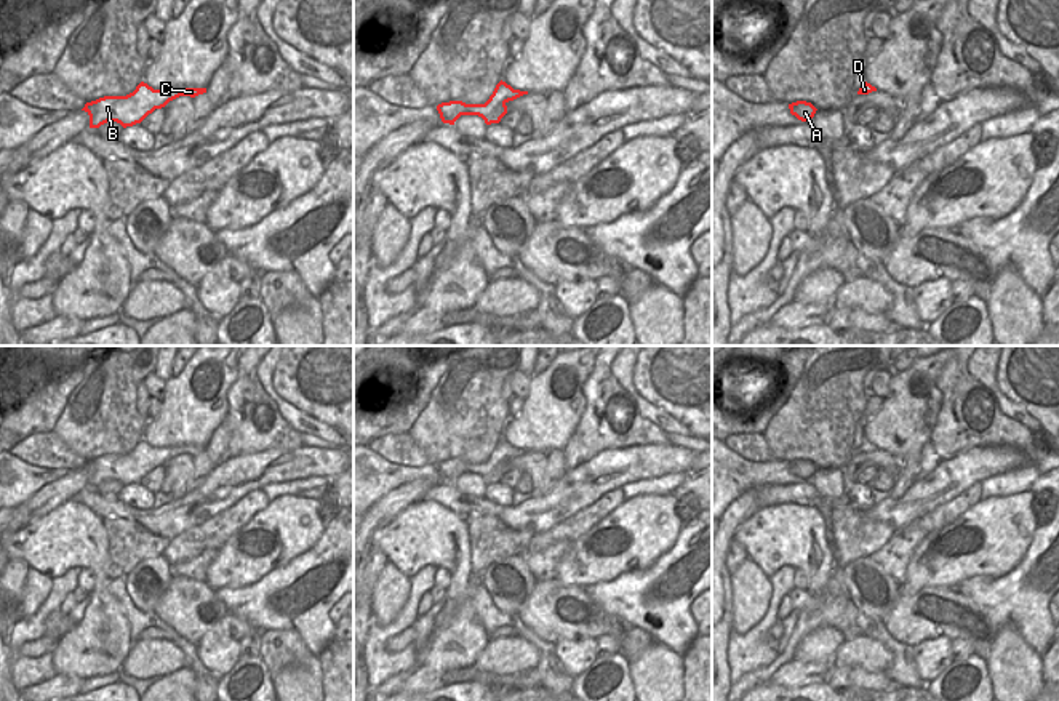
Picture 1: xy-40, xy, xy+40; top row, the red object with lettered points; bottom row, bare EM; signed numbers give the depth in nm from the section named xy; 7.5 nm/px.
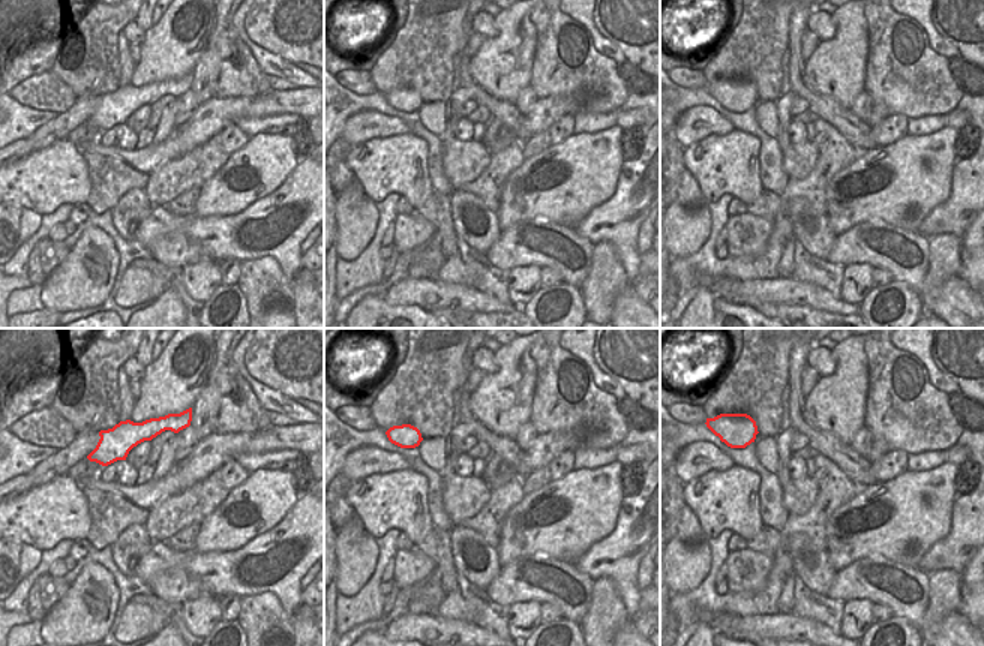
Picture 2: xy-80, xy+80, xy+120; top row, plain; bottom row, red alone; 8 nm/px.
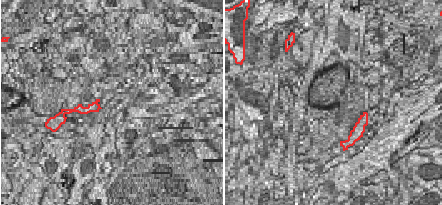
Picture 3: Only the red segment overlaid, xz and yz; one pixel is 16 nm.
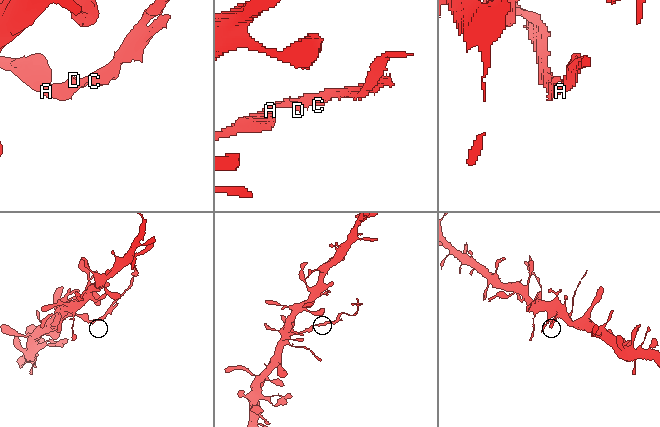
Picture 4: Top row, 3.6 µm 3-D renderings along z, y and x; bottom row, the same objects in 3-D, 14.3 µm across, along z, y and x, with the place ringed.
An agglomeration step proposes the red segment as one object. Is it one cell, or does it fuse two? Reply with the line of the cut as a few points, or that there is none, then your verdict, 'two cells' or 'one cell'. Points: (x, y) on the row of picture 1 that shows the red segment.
cut in xy along (445, 103), (439, 112); two cells

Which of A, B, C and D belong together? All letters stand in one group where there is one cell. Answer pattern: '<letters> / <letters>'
A / B C D

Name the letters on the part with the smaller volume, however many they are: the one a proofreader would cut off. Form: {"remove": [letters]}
{"remove": ["B", "C", "D"]}

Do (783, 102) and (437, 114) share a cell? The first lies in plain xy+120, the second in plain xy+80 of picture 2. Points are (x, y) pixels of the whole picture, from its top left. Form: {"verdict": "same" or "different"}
{"verdict": "different"}

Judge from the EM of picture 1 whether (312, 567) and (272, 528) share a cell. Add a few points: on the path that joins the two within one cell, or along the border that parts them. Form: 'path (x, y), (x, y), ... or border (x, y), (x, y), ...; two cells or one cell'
border (325, 528), (309, 549), (266, 573); two cells

